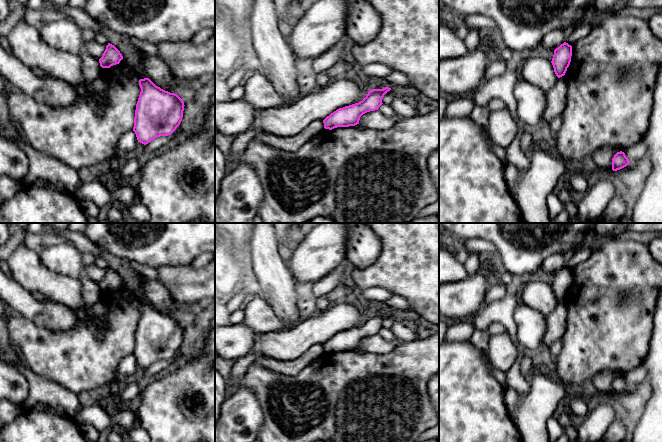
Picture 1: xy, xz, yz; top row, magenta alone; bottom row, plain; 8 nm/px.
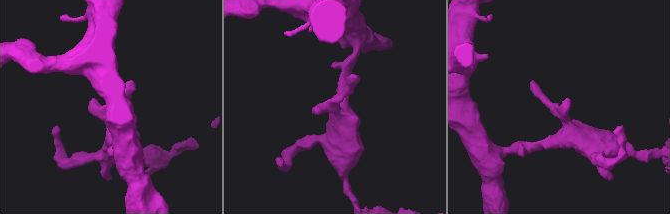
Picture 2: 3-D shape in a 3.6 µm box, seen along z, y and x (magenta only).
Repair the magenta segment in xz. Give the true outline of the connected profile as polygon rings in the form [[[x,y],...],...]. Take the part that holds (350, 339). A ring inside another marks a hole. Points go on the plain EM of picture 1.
[[[389,311],[372,313],[362,325],[337,333],[323,344],[324,352],[332,354],[337,351],[349,351],[359,348],[360,341],[363,338],[379,333],[383,328],[384,319],[390,314]]]

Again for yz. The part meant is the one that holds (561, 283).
[[[564,266],[554,274],[552,289],[554,296],[558,302],[565,299],[567,292],[570,289],[572,280],[572,270]]]

